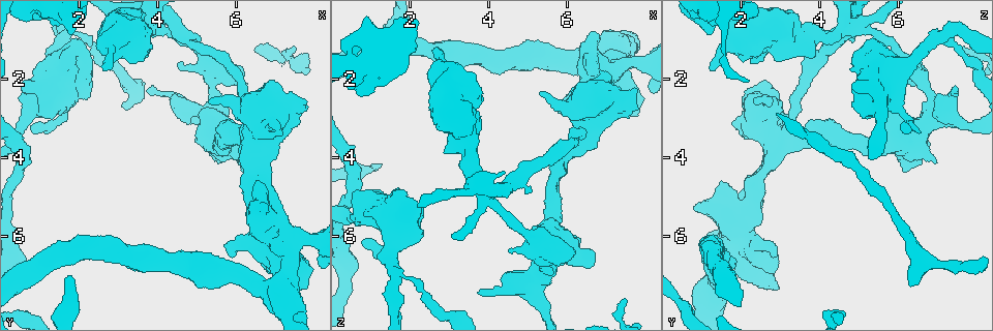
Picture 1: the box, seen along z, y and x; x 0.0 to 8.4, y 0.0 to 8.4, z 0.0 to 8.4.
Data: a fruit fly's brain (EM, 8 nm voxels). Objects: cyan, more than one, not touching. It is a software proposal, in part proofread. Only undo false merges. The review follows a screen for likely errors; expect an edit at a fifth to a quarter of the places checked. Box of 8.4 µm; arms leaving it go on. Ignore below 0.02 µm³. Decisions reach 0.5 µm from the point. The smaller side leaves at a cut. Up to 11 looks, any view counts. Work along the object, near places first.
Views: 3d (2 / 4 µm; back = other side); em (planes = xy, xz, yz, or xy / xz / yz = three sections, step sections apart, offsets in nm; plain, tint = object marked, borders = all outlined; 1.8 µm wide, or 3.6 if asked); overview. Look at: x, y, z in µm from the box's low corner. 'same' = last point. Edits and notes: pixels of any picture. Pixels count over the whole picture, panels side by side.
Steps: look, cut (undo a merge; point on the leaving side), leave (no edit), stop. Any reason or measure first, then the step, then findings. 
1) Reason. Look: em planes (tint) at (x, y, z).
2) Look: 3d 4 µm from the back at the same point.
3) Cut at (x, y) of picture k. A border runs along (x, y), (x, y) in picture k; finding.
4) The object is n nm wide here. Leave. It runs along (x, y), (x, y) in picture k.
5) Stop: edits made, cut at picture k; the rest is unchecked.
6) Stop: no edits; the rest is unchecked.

Look: em 3.6 µm planes (tint) at (5.50, 2.80, 6.85).

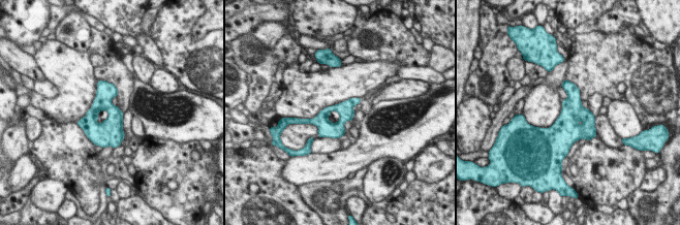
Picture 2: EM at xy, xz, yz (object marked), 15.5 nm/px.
The object is 240 nm wide here. Leave. It runs along (358, 100), (312, 121) in picture 2; one neuron here.

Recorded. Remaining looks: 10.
Calibre changes. Look: 3d 4 µm at (6.40, 3.85, 2.90).

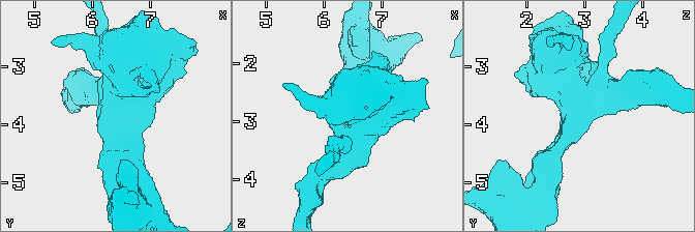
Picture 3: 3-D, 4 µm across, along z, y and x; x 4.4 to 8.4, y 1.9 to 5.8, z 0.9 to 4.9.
Need the tissue. Look: em planes (tint) at (6.35, 3.80, 2.90).

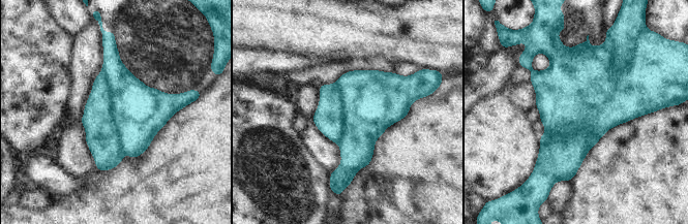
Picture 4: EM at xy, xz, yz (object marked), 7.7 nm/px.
4 arms meet here. Cut at (102, 137) of picture 4. The part that leaves runs along (102, 75), (100, 167) in picture 4; two neurons meet here.

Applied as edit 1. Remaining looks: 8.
Calibre changes. Look: em 3.6 µm planes (tint) at (3.45, 1.00, 3.75).

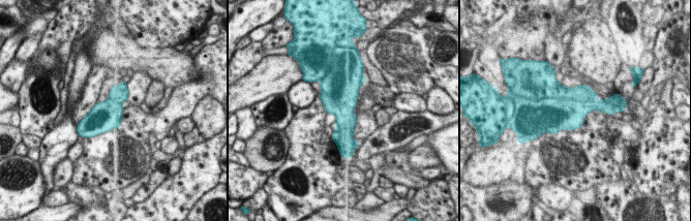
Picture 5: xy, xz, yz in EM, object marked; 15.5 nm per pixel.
The object is 460 nm wide here. Cut at (565, 114) of picture 5. A border runs along (541, 97), (582, 102), (597, 99) in picture 5; two neurons meet here.

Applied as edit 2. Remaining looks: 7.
Redraw. Look: overview.

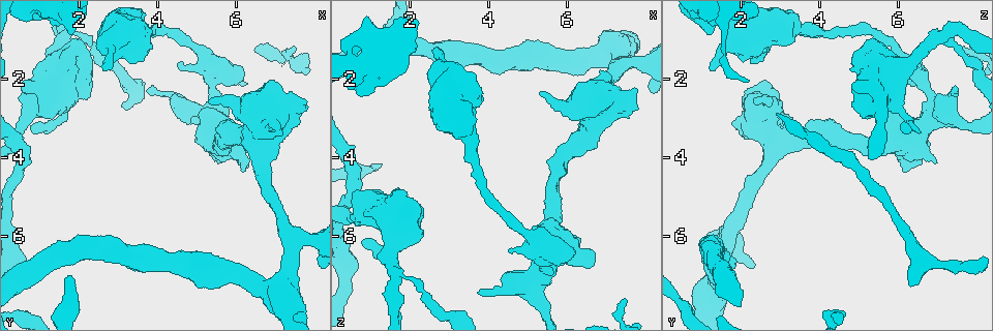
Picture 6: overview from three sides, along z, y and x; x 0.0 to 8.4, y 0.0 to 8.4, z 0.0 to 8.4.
Thick turns thin. Look: em 3.6 µm planes (tint) at (1.50, 2.15, 5.60).

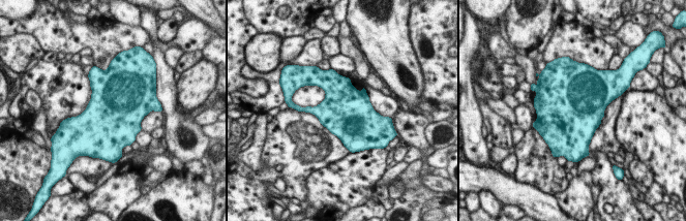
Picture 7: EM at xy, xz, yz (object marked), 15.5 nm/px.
Leave. Continuous, no second neuron.

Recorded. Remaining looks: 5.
Stop: edits made, cut at picture 4, cut at picture 5; the rest is unchecked.

